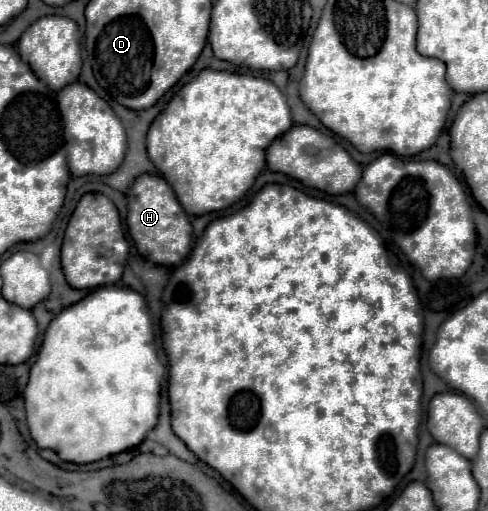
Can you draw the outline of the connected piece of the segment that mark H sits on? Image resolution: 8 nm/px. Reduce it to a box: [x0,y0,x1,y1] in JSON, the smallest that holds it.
[128,175,192,265]

